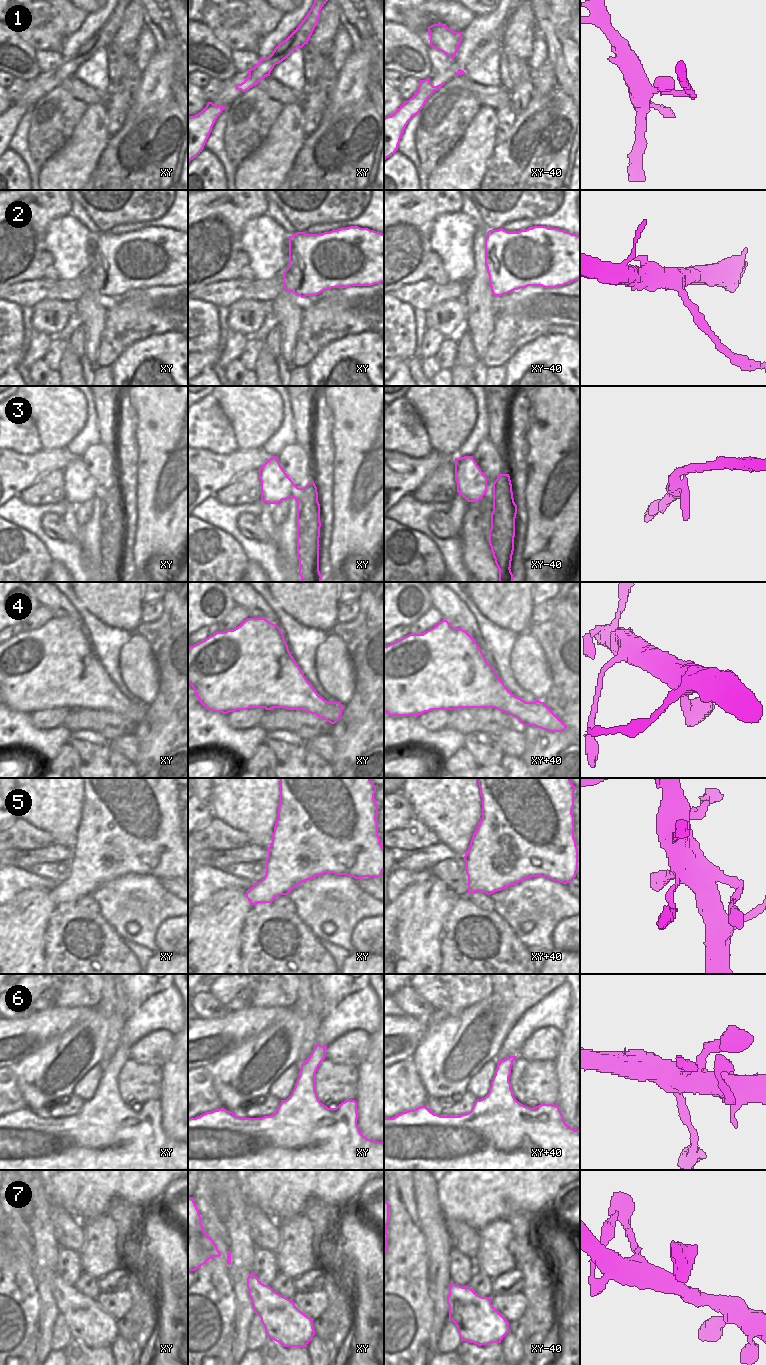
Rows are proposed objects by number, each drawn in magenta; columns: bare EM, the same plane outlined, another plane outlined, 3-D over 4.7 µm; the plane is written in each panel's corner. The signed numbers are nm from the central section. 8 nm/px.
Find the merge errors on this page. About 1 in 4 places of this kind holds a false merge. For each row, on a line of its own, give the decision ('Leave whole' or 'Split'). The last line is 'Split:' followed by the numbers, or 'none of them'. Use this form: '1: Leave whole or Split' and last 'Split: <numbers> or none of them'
1: Split
2: Leave whole
3: Leave whole
4: Leave whole
5: Split
6: Leave whole
7: Leave whole
Split: 1, 5

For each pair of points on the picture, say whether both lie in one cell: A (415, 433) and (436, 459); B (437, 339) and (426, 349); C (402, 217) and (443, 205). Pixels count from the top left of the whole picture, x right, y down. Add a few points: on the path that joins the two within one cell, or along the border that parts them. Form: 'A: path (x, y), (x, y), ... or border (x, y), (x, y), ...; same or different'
A: border (432, 449), (421, 457), (410, 457), (407, 455); different
B: path (434, 341), (429, 346); same
C: path (412, 212), (419, 205), (433, 205); same

